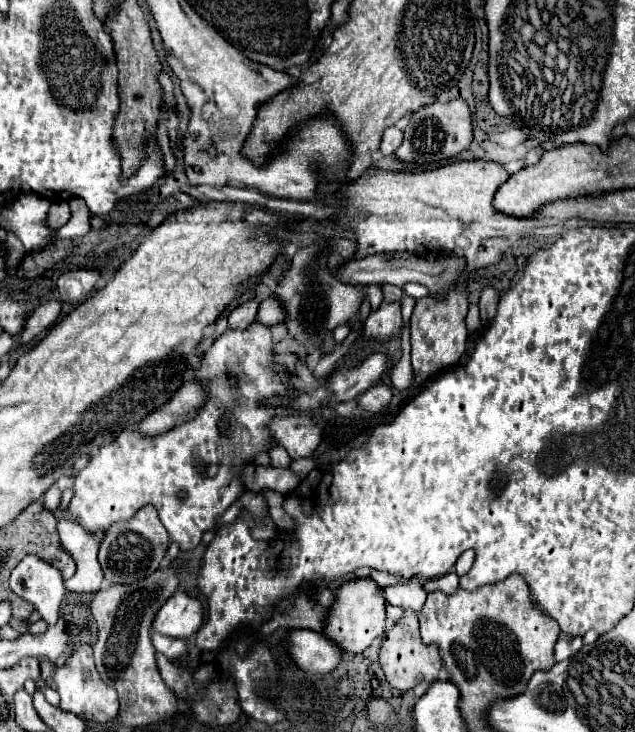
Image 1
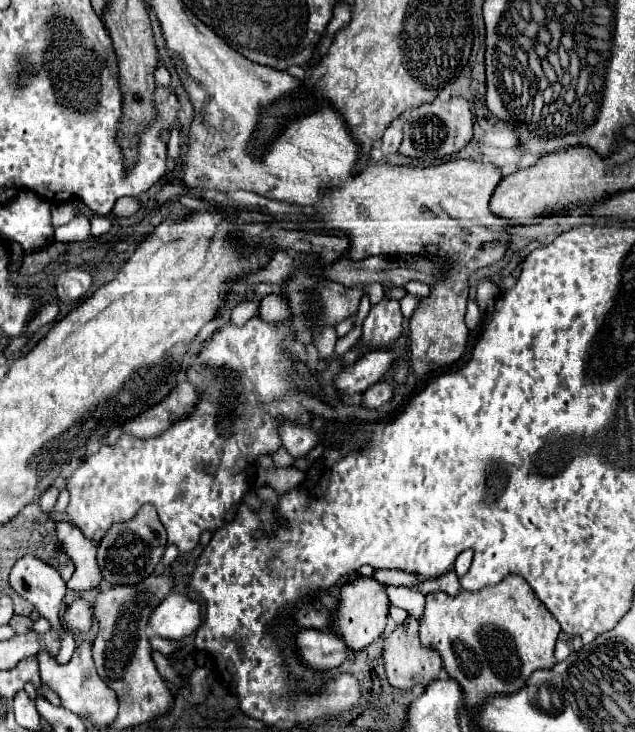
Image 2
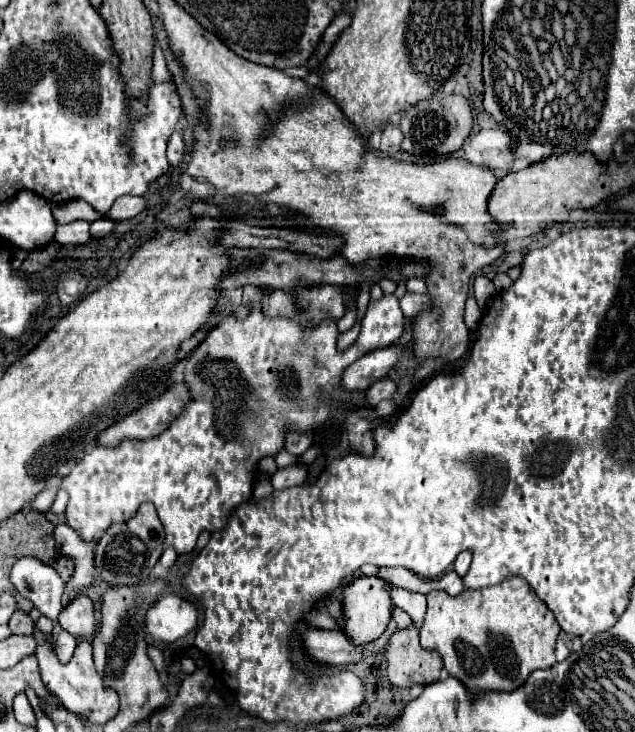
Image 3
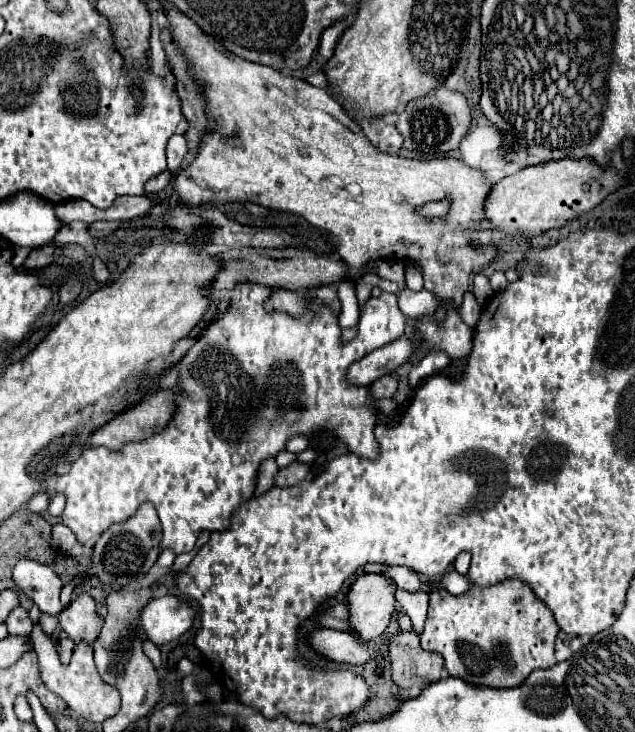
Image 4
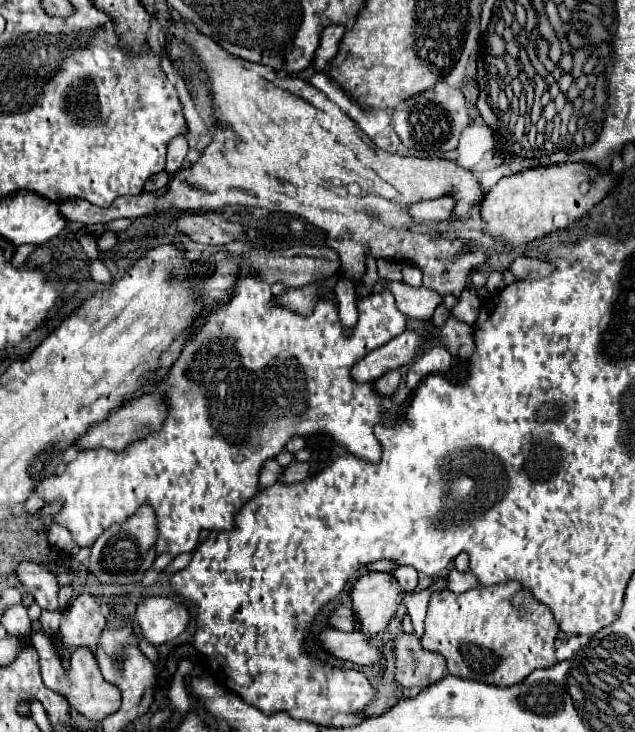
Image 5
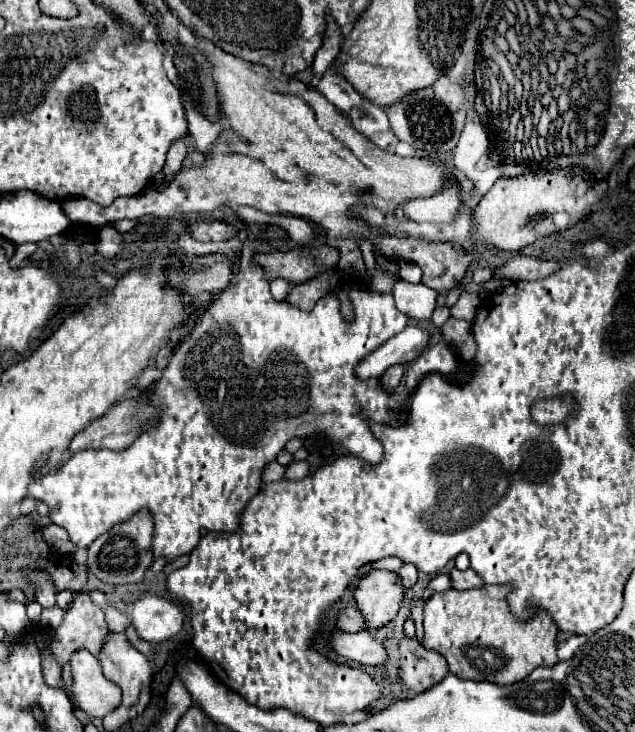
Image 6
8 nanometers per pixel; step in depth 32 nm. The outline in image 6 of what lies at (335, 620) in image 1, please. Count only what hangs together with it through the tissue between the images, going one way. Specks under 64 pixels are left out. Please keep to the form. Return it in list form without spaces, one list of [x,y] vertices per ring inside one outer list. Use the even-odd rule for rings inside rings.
[[[372,570],[360,580],[354,598],[366,618],[368,630],[374,630],[388,624],[398,614],[404,600],[404,586],[396,572]]]

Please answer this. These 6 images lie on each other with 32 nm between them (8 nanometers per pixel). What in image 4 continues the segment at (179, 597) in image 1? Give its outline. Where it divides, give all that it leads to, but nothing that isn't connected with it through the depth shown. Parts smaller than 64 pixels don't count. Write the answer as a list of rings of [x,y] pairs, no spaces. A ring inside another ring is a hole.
[[[176,596],[152,598],[140,610],[140,624],[148,640],[154,642],[156,646],[182,636],[192,626],[192,620],[194,620],[192,608],[186,602],[178,600]]]

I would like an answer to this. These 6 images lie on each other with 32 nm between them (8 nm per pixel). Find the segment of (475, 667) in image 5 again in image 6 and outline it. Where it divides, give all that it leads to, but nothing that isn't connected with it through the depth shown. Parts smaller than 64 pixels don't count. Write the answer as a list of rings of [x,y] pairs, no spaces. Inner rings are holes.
[[[482,586],[472,590],[446,590],[440,594],[432,594],[424,602],[424,648],[440,652],[448,660],[448,668],[452,674],[470,680],[486,680],[494,684],[514,684],[526,678],[538,666],[554,666],[556,658],[556,624],[548,616],[548,612],[540,610],[526,622],[518,622],[508,604],[506,592],[510,586]]]

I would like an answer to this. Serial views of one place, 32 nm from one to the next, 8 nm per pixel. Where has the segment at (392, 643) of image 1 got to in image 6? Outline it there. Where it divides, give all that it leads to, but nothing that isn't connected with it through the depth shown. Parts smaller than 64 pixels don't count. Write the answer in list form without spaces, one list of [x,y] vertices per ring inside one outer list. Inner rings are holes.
[[[404,636],[400,642],[400,678],[416,692],[424,692],[448,674],[448,662],[442,654],[426,650],[416,638]]]

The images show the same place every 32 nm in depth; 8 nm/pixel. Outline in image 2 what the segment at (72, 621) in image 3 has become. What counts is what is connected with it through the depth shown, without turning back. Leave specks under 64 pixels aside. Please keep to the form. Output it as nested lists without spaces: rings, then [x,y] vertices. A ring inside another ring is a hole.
[[[78,598],[74,600],[60,616],[62,626],[70,632],[90,632],[92,622],[94,622],[94,614],[92,614],[92,604],[86,598]]]

